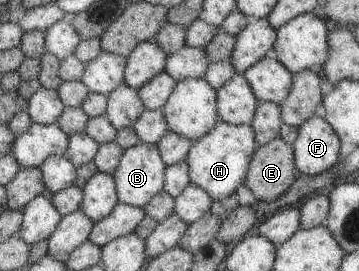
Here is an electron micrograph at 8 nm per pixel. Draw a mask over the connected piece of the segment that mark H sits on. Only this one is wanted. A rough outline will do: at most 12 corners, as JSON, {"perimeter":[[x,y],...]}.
{"perimeter":[[217,121],[185,156],[211,200],[243,185],[256,147],[249,124]]}

